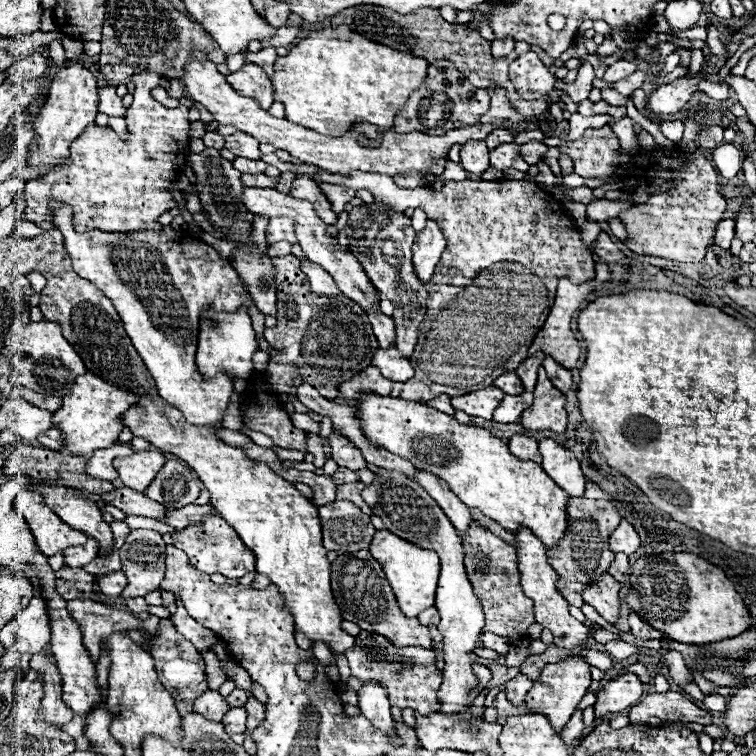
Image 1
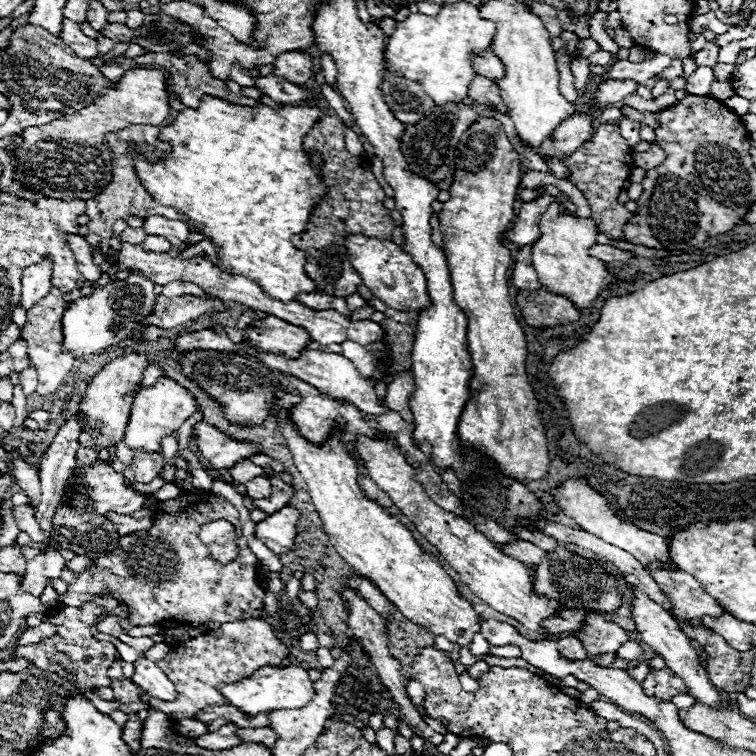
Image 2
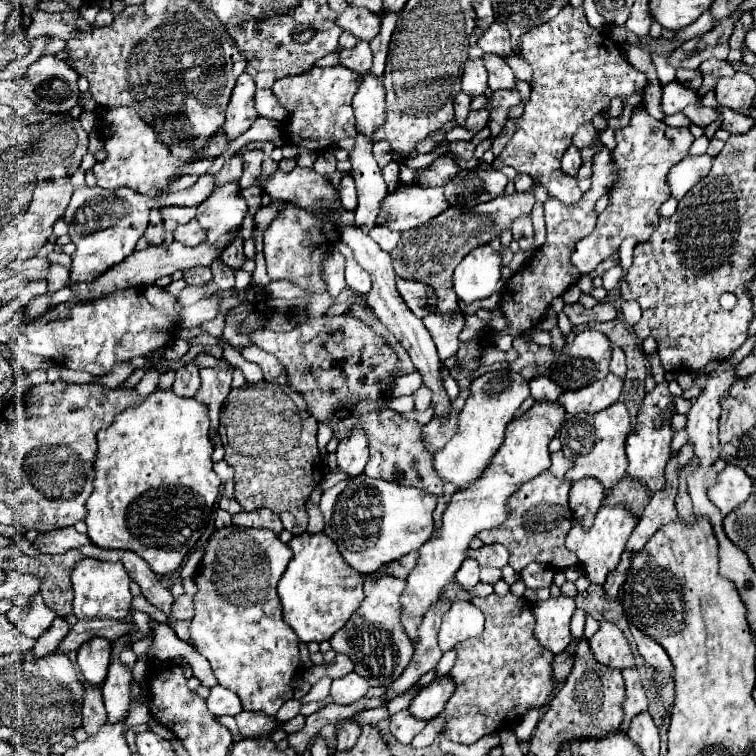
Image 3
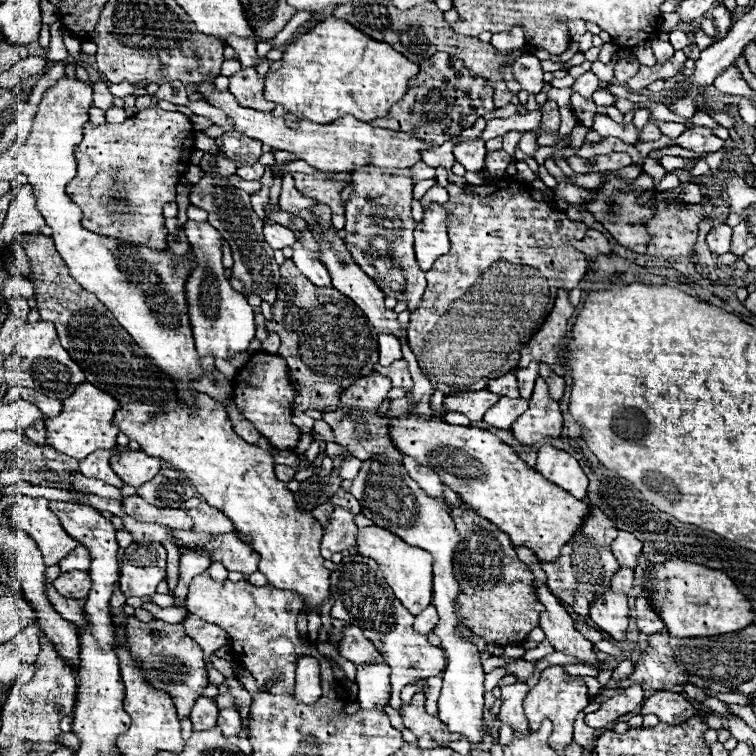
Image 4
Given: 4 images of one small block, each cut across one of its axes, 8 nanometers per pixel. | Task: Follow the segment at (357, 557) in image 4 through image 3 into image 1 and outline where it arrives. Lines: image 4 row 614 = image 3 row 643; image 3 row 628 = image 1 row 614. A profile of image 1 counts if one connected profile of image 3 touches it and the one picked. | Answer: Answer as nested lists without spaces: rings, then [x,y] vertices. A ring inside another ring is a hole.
[[[360,550],[354,554],[338,556],[332,564],[332,590],[336,604],[340,608],[340,614],[344,620],[350,620],[358,624],[366,632],[376,632],[384,638],[388,638],[394,646],[422,646],[432,648],[434,640],[426,626],[418,624],[416,618],[406,618],[394,598],[394,592],[380,568],[380,564],[368,554],[368,550]]]

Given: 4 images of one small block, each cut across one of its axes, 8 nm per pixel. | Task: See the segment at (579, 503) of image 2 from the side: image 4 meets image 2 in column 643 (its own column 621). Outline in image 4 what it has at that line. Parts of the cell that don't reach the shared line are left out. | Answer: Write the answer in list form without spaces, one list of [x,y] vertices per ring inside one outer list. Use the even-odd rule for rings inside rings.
[[[620,530],[618,536],[616,536],[616,540],[612,542],[612,552],[614,552],[616,560],[618,560],[622,566],[634,568],[634,566],[636,566],[636,558],[638,558],[638,554],[642,552],[642,544],[640,544],[640,540],[636,540],[630,532]]]

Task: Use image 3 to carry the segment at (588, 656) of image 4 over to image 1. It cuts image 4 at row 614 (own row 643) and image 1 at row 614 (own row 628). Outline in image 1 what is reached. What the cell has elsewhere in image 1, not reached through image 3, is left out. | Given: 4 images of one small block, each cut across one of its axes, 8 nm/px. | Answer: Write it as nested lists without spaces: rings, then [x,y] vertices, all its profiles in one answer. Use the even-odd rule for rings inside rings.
[[[520,528],[520,532],[516,534],[516,552],[518,552],[518,568],[520,568],[520,574],[522,574],[524,594],[536,602],[536,606],[534,606],[536,622],[542,624],[544,628],[548,628],[554,634],[554,644],[556,646],[566,648],[566,650],[572,650],[576,646],[584,646],[586,640],[588,640],[590,630],[582,622],[578,622],[576,618],[570,616],[568,602],[560,596],[560,592],[556,592],[558,576],[550,568],[550,564],[546,562],[544,544],[528,528]]]

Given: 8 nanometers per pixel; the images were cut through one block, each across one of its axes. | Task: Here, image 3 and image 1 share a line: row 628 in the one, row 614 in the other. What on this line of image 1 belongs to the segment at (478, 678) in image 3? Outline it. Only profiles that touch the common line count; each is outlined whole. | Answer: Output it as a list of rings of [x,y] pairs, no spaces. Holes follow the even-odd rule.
[[[472,522],[464,536],[464,566],[466,566],[466,576],[486,616],[486,626],[482,628],[482,634],[492,632],[496,636],[512,638],[512,640],[524,638],[528,634],[528,626],[534,624],[536,620],[534,620],[534,602],[524,596],[520,586],[518,558],[514,546],[506,544],[492,532]]]

